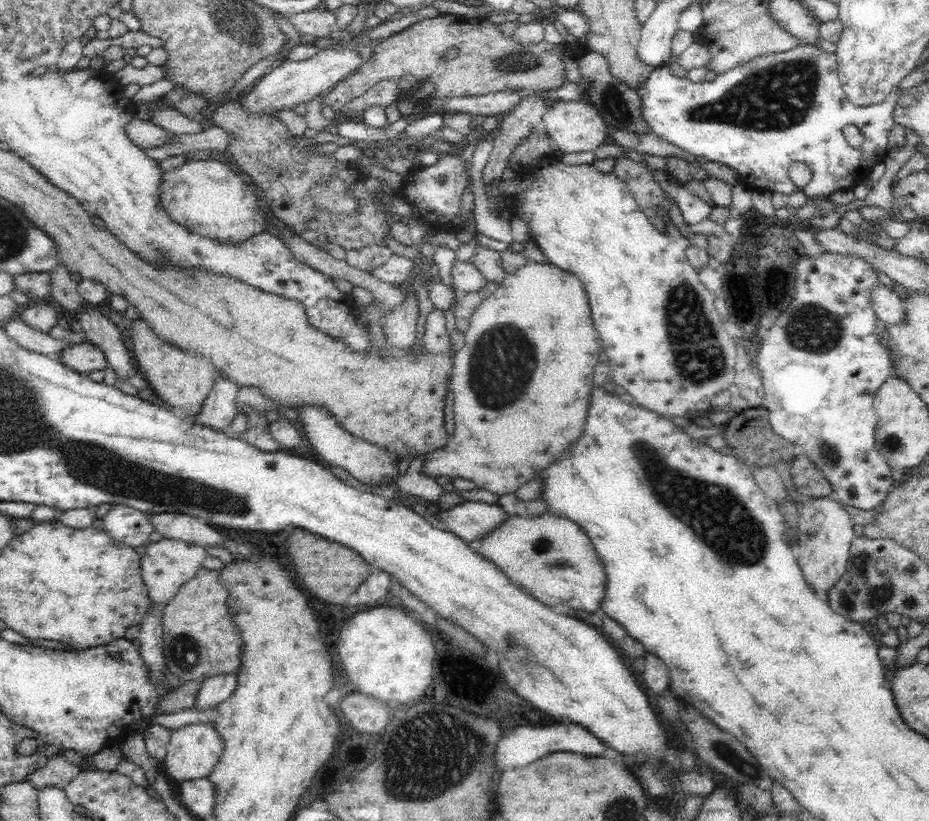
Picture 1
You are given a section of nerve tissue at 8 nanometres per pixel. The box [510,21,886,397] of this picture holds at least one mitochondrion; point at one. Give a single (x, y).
(774, 98)

